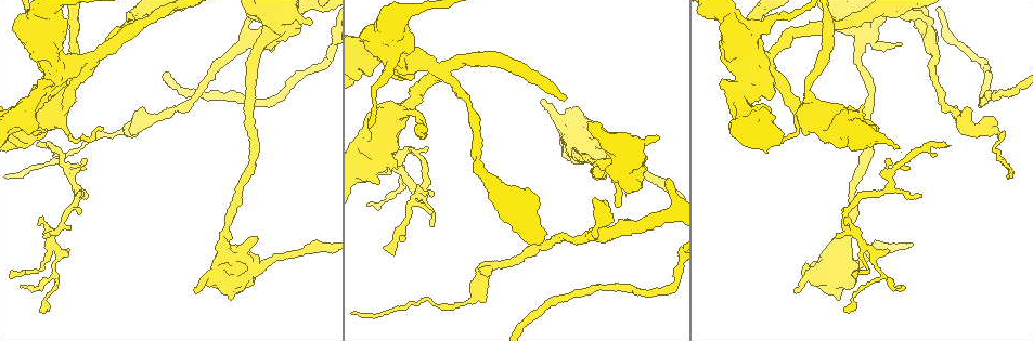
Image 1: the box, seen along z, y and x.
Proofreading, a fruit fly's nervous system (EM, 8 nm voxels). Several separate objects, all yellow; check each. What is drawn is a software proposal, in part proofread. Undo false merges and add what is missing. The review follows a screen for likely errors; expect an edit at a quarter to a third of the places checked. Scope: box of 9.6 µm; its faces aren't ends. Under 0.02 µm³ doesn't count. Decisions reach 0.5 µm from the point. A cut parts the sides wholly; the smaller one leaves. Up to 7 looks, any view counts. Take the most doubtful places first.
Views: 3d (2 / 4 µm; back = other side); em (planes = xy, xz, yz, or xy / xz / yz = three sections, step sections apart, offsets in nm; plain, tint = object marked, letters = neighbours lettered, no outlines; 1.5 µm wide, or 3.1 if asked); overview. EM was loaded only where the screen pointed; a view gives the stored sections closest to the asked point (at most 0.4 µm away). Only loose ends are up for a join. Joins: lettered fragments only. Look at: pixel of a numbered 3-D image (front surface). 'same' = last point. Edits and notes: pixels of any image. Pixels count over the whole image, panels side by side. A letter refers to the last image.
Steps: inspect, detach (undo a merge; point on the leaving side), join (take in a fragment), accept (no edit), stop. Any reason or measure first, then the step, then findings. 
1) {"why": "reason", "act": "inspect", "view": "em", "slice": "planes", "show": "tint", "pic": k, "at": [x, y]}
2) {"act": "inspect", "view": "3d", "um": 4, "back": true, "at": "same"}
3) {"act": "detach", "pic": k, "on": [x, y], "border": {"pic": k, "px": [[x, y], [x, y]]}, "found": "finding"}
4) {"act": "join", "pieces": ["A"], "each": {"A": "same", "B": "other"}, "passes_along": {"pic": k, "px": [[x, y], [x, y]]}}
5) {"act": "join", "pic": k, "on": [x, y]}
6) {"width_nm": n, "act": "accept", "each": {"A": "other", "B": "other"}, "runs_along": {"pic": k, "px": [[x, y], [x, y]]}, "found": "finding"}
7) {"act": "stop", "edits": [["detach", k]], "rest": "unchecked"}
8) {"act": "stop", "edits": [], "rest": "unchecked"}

{"why": "sudden change in width", "act": "inspect", "view": "3d", "um": 4, "pic": 1, "at": [460, 302]}

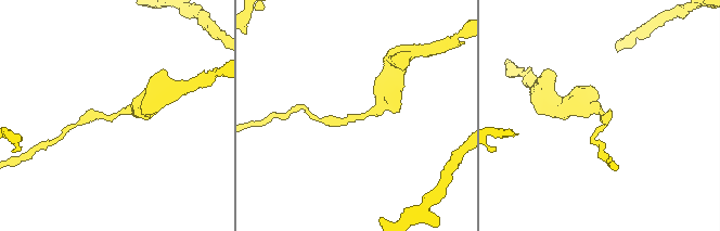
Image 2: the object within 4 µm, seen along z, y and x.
{"why": "shape alone is not enough", "act": "inspect", "view": "em", "slice": "xz", "step": 8, "show": "tint", "pic": 2, "at": [603, 114]}

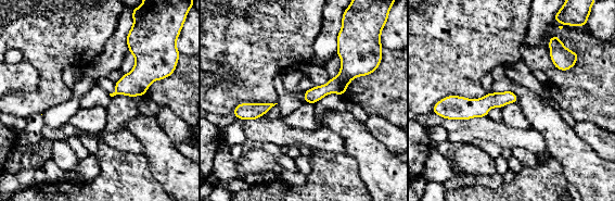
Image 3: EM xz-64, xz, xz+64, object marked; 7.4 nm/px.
{"act": "inspect", "view": "em", "slice": "planes", "show": "letters", "at": "same"}

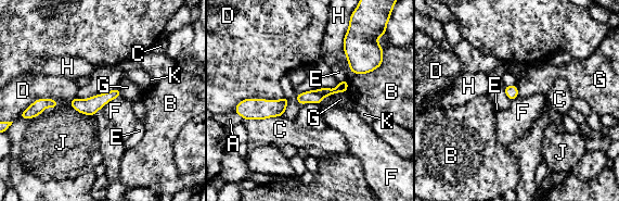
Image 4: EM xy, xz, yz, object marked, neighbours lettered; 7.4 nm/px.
{"act": "accept", "each": {"A": "other", "B": "other", "C": "other", "D": "other", "E": "other", "F": "other", "G": "other", "H": "other", "J": "other", "K": "other"}, "runs_along": {"pic": 4, "px": [[345, 84], [334, 91], [299, 99]]}, "found": "one cell here"}

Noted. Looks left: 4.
{"why": "sudden change in width", "act": "inspect", "view": "em", "slice": "planes", "show": "tint", "pic": 1, "at": [927, 40]}

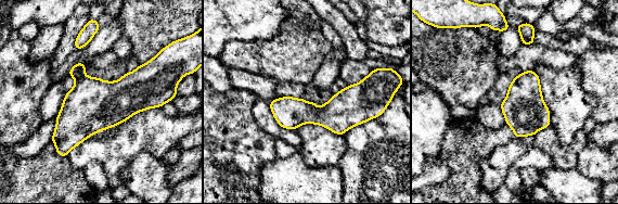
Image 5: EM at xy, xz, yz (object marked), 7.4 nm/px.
{"act": "inspect", "view": "em", "slice": "planes", "show": "letters", "at": "same"}

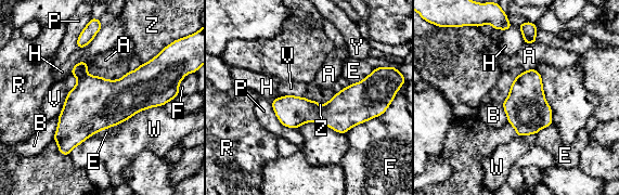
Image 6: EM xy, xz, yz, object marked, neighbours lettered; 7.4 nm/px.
{"width_nm": 320, "act": "accept", "each": {"A": "other", "B": "other", "E": "other", "F": "other", "H": "other", "P": "other", "R": "other", "V": "other", "W": "other", "Y": "other", "Z": "other"}, "border": {"pic": 6, "px": [[59, 117], [56, 130], [52, 139]]}, "found": "all the same cell"}

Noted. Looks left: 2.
{"why": "thin end", "act": "inspect", "view": "3d", "um": 2, "pic": 1, "at": [366, 206]}

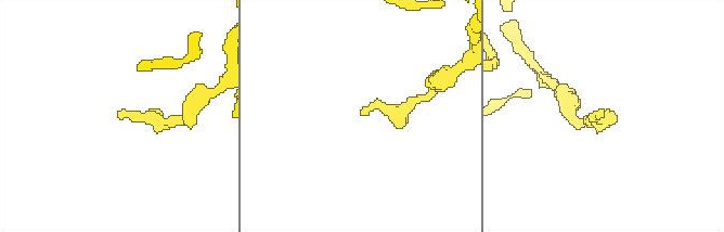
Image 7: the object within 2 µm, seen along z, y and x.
{"act": "inspect", "view": "em", "slice": "planes", "show": "letters", "pic": 7, "at": [363, 113]}

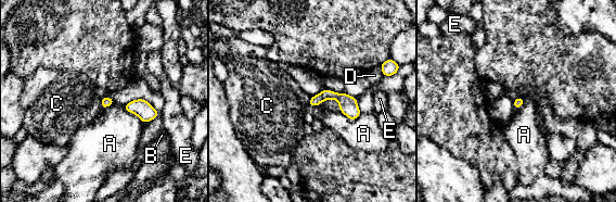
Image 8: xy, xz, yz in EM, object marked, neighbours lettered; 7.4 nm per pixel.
{"act": "accept", "each": {"A": "other", "B": "other", "C": "other", "D": "other", "E": "other"}, "runs_along": {"pic": 8, "px": [[312, 101], [336, 96], [357, 112]]}, "found": "no lettered fragment goes on from it"}

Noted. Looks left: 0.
{"act": "stop", "edits": [], "rest": "unchecked"}

